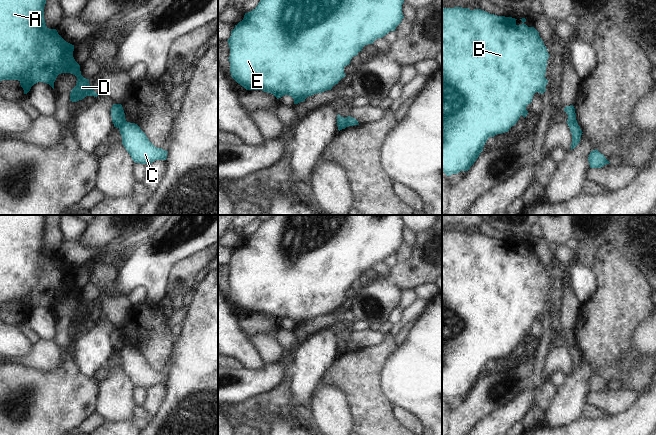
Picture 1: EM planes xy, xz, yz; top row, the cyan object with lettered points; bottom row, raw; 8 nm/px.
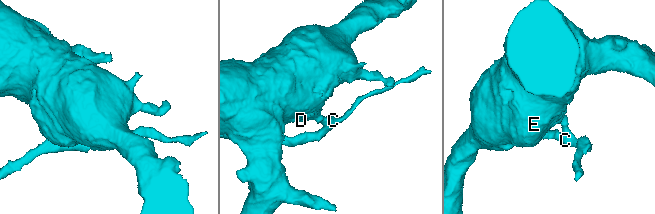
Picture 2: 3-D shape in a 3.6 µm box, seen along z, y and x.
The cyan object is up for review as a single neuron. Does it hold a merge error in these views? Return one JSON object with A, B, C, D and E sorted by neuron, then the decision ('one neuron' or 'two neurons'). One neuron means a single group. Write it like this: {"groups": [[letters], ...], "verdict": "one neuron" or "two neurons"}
{"groups": [["A", "B", "D", "E"], ["C"]], "verdict": "two neurons"}

